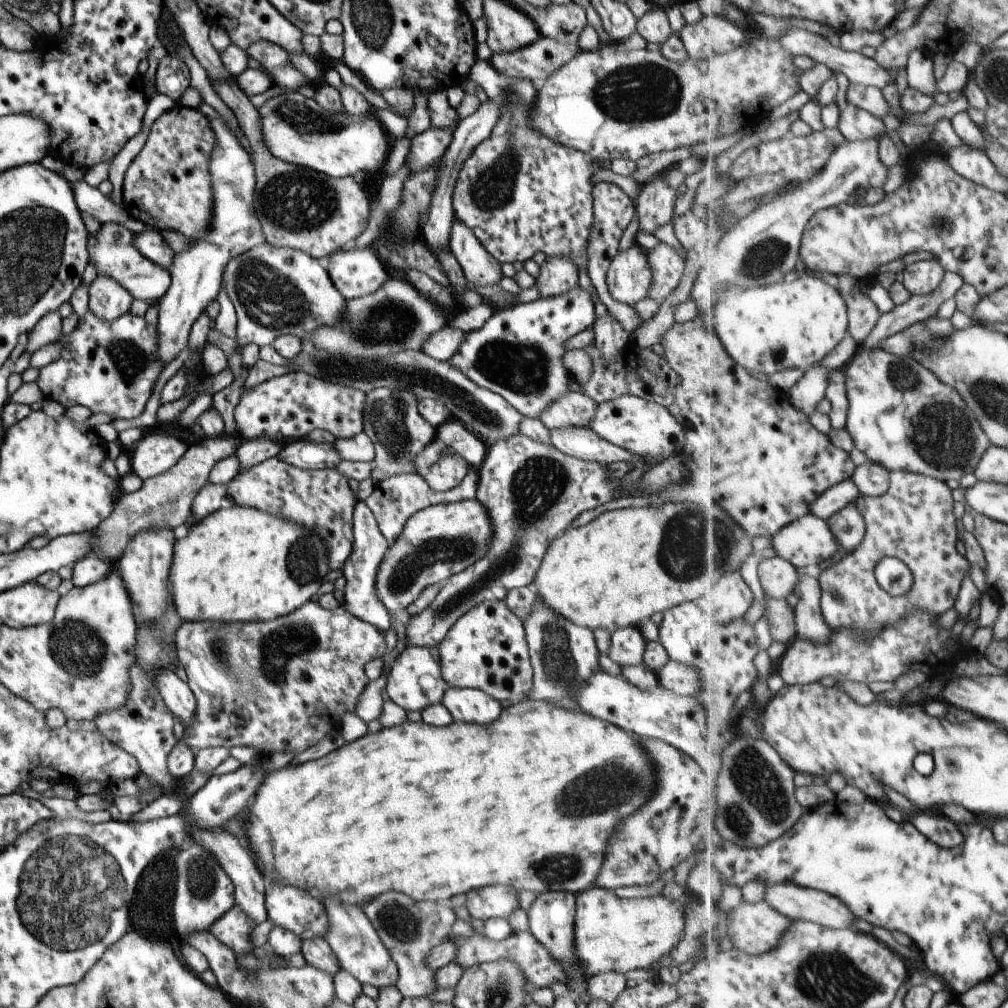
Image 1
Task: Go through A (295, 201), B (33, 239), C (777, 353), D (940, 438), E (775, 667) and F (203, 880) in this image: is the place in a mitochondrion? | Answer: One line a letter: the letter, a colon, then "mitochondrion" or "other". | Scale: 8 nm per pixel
A: mitochondrion
B: mitochondrion
C: mitochondrion
D: mitochondrion
E: other
F: mitochondrion

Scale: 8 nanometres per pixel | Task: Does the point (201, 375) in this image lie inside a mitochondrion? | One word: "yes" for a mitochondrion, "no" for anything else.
no

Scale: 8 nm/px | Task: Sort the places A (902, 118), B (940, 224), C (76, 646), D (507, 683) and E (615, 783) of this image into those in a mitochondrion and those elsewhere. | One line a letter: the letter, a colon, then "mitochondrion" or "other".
A: other
B: mitochondrion
C: mitochondrion
D: other
E: mitochondrion

